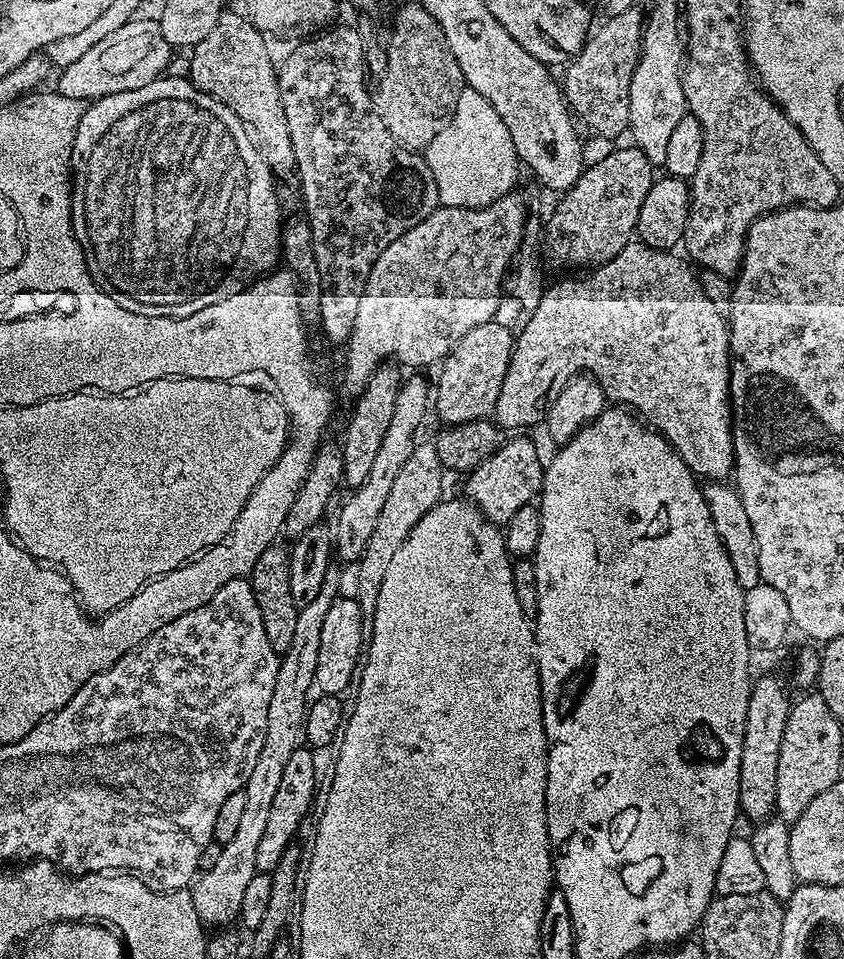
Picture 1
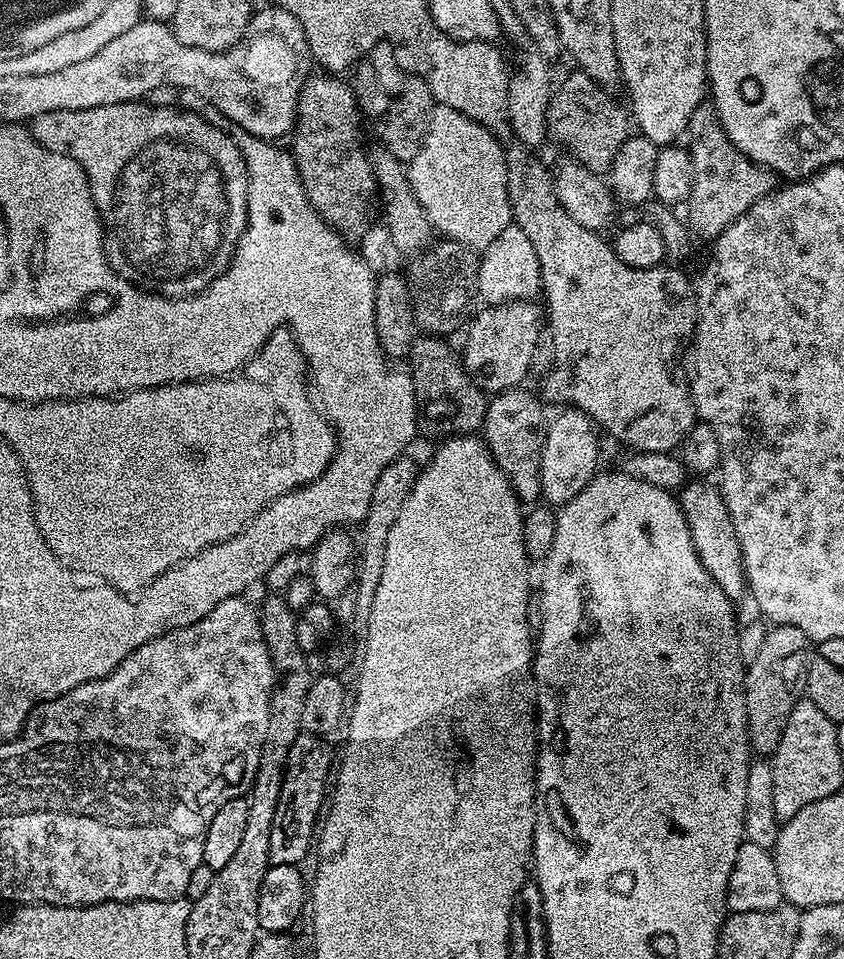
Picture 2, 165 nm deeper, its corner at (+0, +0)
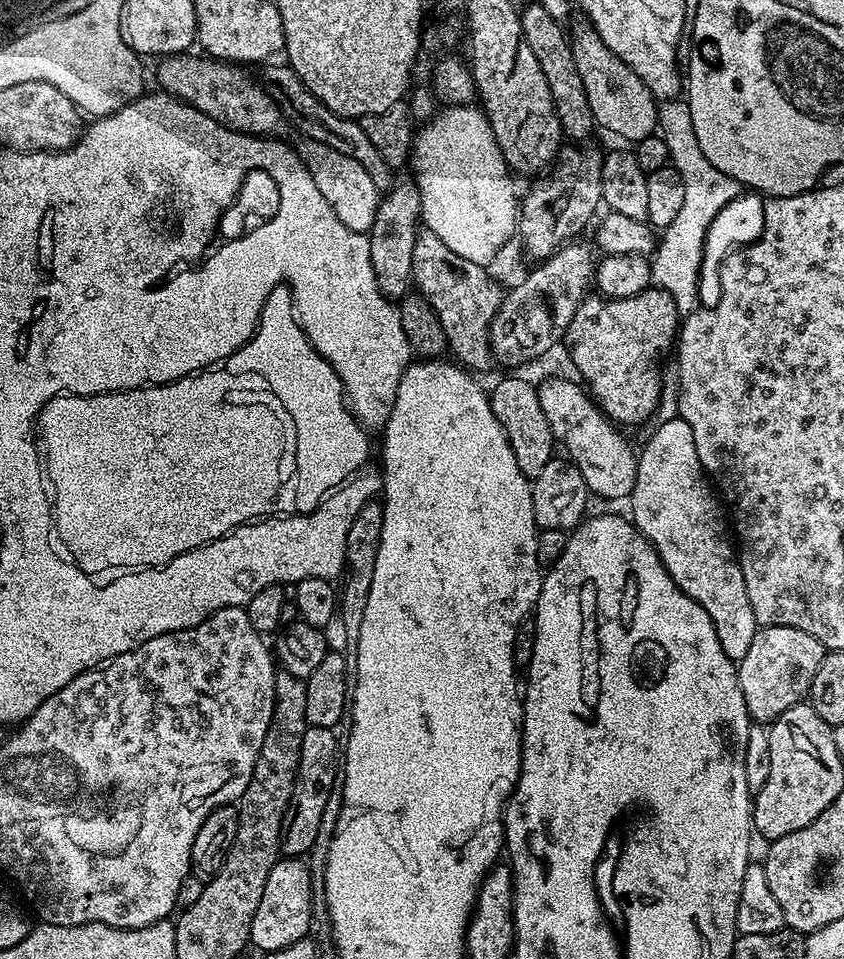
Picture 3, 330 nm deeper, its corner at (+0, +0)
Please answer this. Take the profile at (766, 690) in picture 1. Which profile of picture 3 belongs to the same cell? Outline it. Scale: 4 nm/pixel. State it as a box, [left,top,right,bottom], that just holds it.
[738,625,826,722]

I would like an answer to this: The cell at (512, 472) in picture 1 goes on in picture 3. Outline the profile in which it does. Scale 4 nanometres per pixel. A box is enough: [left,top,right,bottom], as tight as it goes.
[490,374,554,480]

